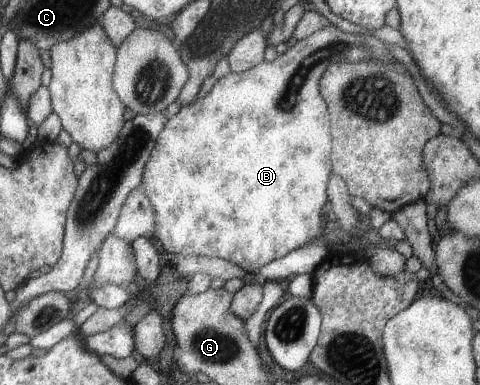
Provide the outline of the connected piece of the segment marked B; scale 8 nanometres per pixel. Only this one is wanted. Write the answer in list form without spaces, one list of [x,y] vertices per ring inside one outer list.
[[[330,23],[329,27],[321,29],[298,40],[297,43],[280,54],[272,62],[264,60],[262,63],[243,72],[228,72],[221,80],[218,80],[208,95],[202,99],[196,99],[188,105],[182,106],[176,115],[168,119],[164,129],[156,140],[156,145],[143,169],[141,186],[148,194],[155,211],[155,237],[163,245],[166,257],[182,254],[183,256],[208,256],[211,258],[224,258],[235,263],[245,271],[247,279],[252,279],[254,273],[263,265],[280,259],[286,254],[296,251],[310,240],[322,233],[322,217],[328,208],[329,197],[327,194],[328,182],[332,171],[332,138],[330,111],[327,103],[321,96],[319,79],[331,63],[357,62],[361,59],[382,60],[383,62],[398,62],[389,53],[387,45],[374,36],[366,34],[351,34],[341,31]]]

